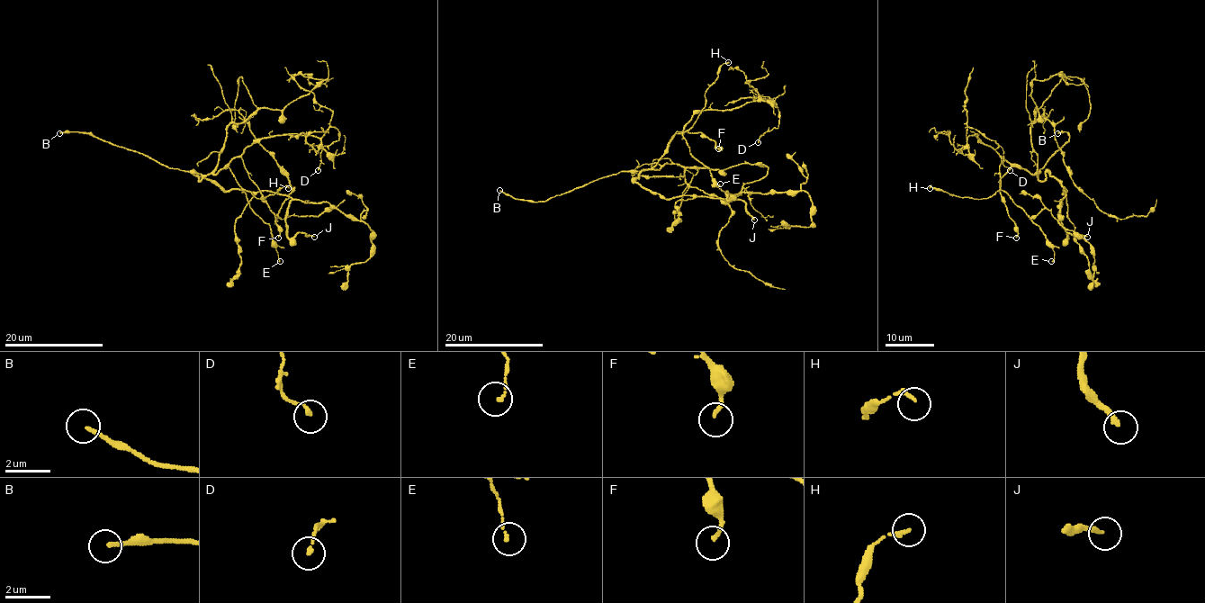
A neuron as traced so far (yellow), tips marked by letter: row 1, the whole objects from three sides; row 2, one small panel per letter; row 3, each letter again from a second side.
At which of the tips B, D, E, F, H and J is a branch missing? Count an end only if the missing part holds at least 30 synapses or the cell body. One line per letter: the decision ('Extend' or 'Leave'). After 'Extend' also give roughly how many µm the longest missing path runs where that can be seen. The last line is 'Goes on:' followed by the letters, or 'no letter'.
B: Extend. Missing length about 30 µm
D: Leave
E: Leave
F: Leave
H: Leave
J: Leave
Goes on: B

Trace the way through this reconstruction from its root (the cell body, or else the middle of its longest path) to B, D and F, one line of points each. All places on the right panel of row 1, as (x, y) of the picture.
B: (1038, 176), (1038, 171), (1069, 140), (1066, 131), (1057, 133)
D: (1038, 176), (1007, 161), (976, 134), (967, 138), (966, 128), (993, 140), (1010, 170)
F: (1038, 176), (1001, 157), (1000, 193), (1009, 217), (1016, 225), (1016, 238)

